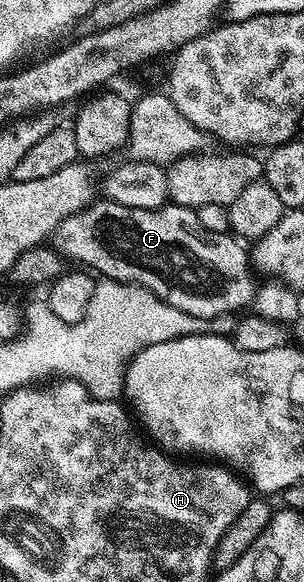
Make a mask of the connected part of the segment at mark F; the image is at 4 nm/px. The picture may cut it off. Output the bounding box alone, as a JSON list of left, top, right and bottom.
[50,200,258,318]

